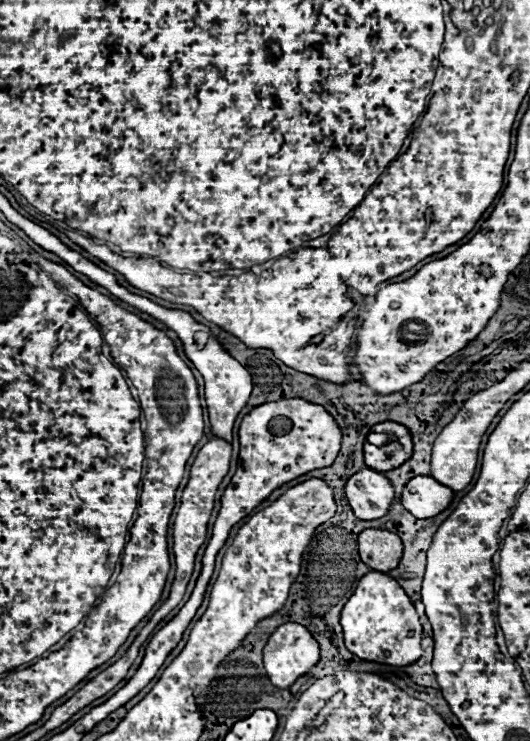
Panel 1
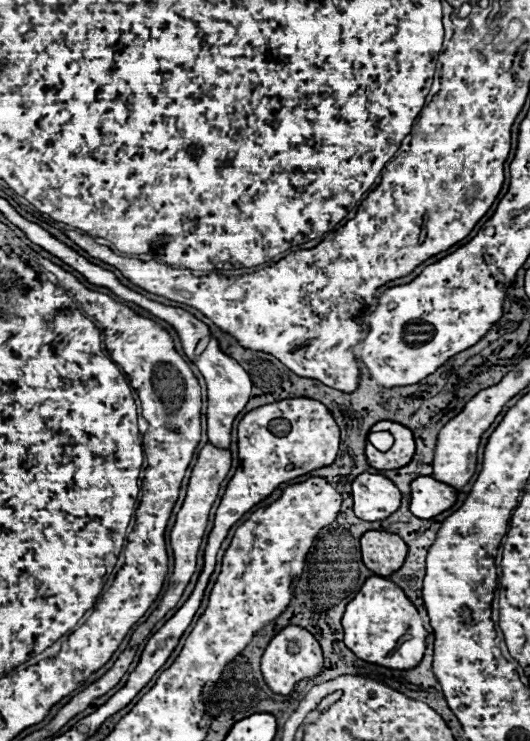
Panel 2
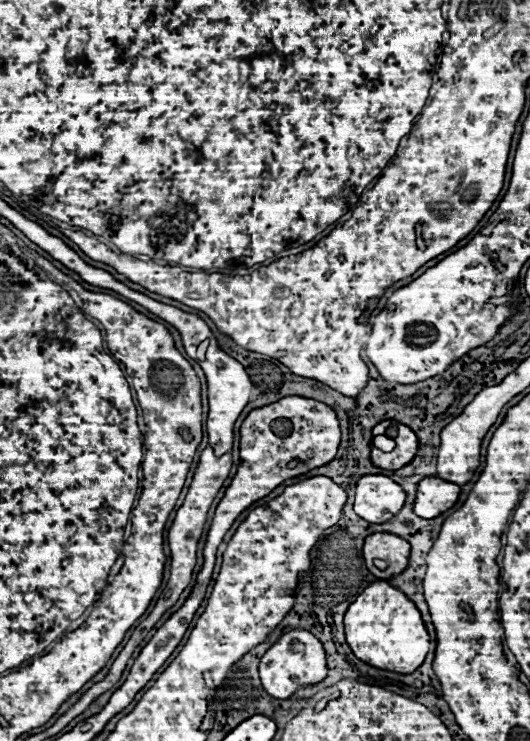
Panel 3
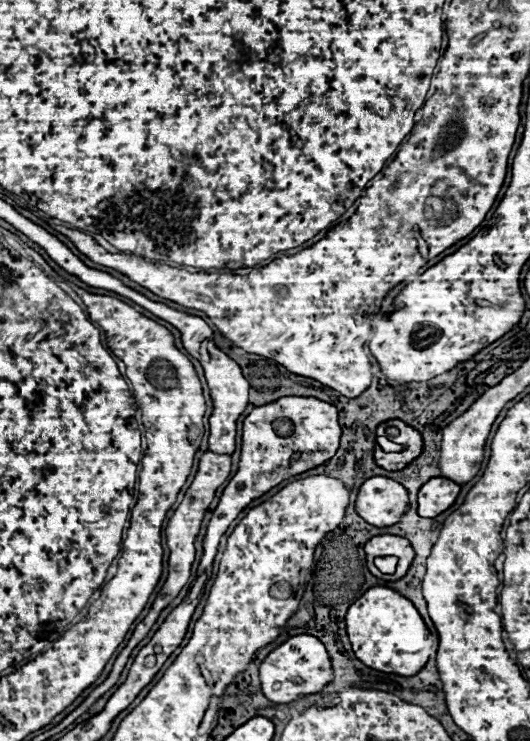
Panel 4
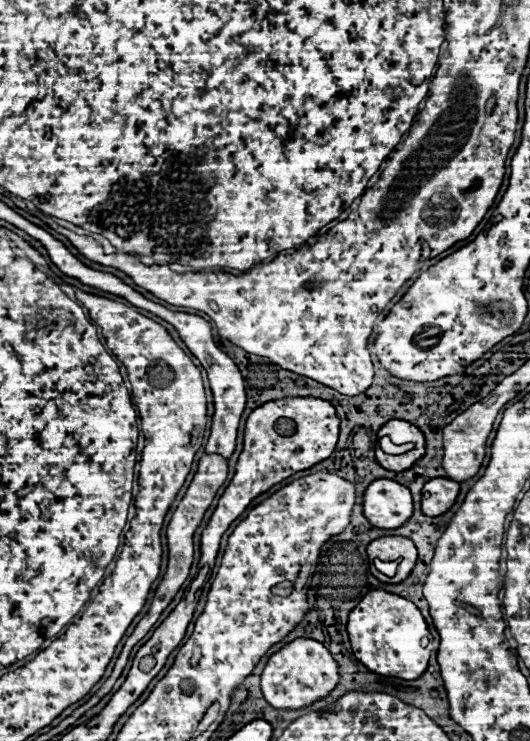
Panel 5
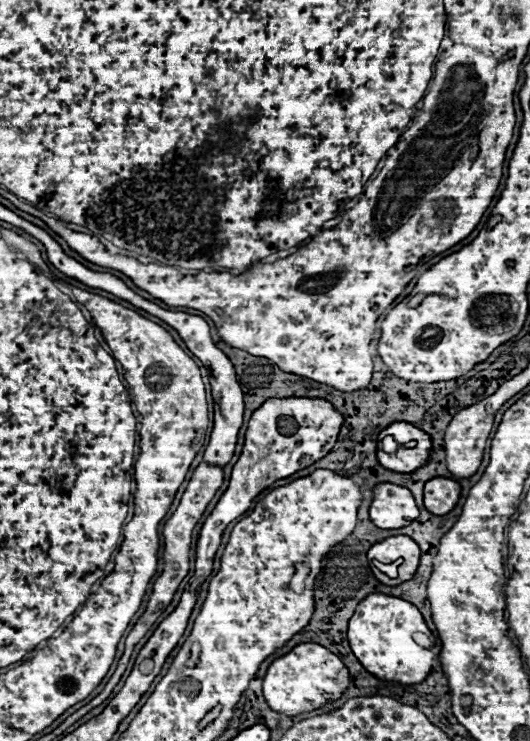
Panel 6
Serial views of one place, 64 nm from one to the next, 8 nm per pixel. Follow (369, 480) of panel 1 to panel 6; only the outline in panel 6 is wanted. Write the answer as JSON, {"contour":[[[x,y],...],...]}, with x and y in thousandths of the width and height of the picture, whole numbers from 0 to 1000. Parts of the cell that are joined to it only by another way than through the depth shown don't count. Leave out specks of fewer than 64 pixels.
{"contour":[[[717,653],[706,659],[698,699],[713,713],[762,713],[792,696],[781,669],[770,659]]]}

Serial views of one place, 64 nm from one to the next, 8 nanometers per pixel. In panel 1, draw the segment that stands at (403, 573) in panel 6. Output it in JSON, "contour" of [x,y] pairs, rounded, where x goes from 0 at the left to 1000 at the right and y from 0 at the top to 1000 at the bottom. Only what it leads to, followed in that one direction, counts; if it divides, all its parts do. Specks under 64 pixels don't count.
{"contour":[[[694,713],[675,723],[675,742],[691,764],[725,775],[743,769],[762,748],[758,729],[743,718],[706,713]]]}

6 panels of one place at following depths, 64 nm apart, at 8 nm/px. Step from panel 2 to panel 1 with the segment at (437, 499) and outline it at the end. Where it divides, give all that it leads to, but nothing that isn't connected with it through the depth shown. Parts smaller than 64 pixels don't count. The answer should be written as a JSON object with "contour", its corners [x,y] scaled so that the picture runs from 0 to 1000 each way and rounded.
{"contour":[[[789,642],[777,645],[762,664],[758,664],[758,680],[766,688],[774,688],[785,699],[815,699],[842,688],[857,672],[857,664],[823,650],[815,642]]]}

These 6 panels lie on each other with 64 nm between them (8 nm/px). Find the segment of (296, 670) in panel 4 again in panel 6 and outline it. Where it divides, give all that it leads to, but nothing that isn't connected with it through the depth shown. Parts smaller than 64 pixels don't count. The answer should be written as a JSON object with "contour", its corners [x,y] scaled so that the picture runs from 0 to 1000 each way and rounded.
{"contour":[[[562,869],[540,885],[517,891],[498,912],[498,942],[517,961],[540,966],[562,966],[570,961],[589,961],[608,955],[623,945],[638,945],[653,926],[660,923],[660,910],[649,893],[600,869]]]}

